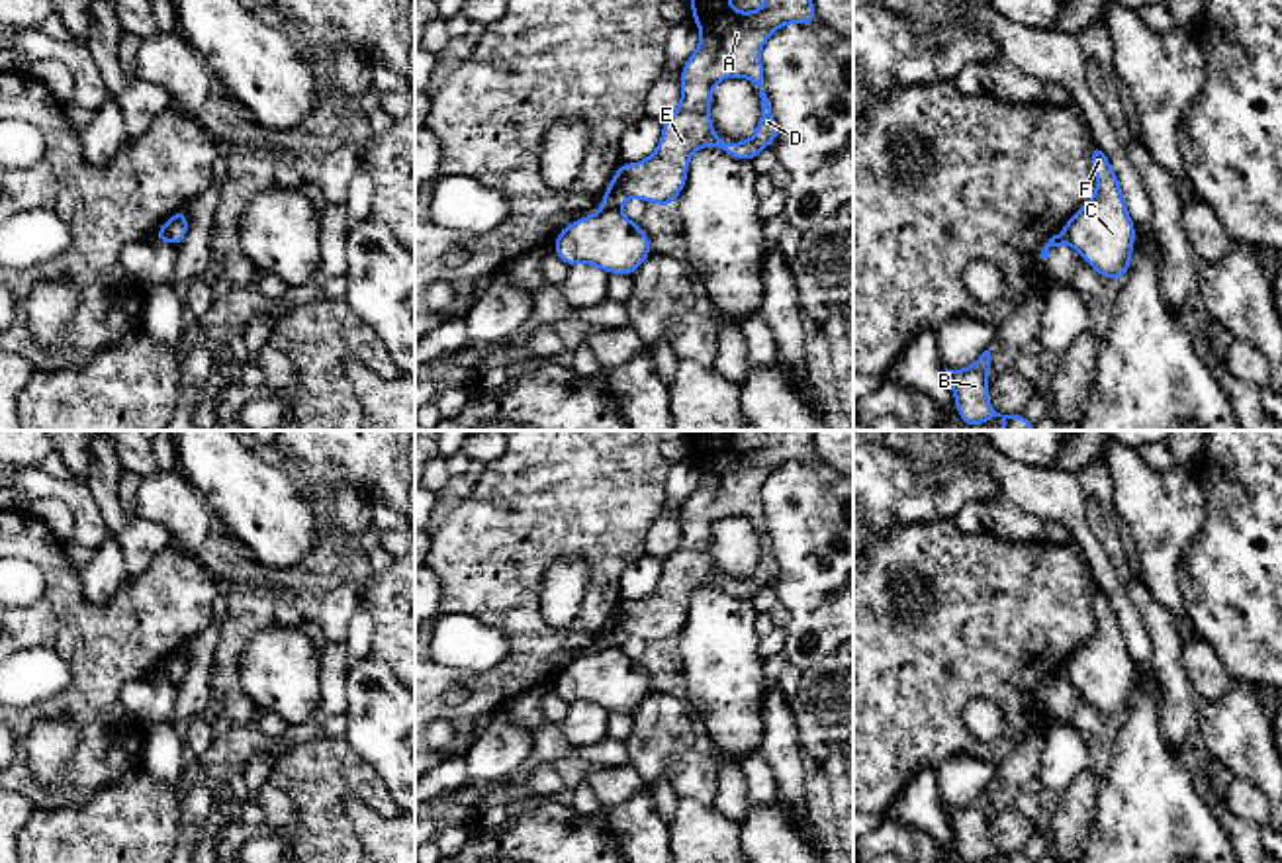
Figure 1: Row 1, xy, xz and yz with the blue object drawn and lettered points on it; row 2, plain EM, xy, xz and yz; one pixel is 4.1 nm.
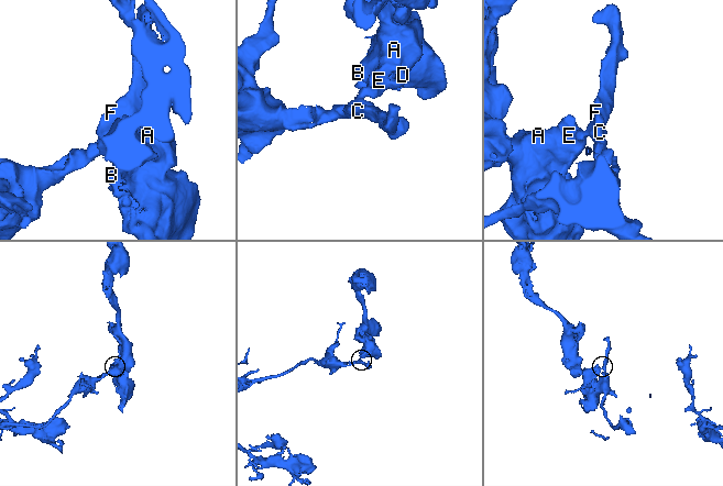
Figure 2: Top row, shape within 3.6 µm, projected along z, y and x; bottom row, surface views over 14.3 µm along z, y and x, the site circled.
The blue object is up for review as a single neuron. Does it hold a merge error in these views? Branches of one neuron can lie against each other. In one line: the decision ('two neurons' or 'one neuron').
two neurons

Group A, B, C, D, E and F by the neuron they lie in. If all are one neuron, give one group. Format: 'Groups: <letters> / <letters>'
Groups: A B D E / C F

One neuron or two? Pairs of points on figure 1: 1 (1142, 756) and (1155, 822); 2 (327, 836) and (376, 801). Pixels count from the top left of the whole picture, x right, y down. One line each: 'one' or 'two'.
1: one
2: one

